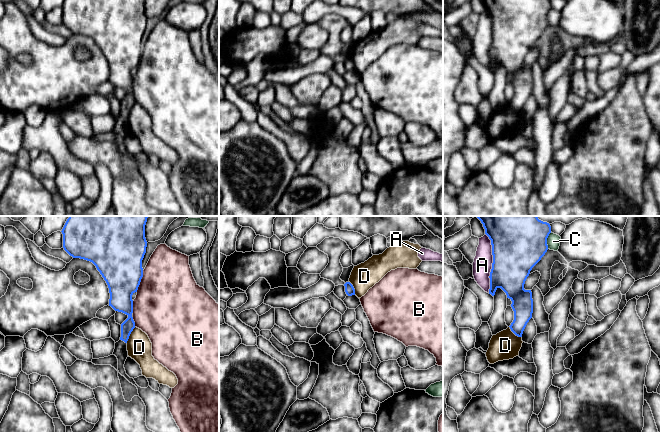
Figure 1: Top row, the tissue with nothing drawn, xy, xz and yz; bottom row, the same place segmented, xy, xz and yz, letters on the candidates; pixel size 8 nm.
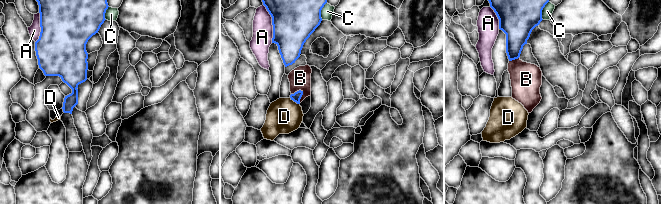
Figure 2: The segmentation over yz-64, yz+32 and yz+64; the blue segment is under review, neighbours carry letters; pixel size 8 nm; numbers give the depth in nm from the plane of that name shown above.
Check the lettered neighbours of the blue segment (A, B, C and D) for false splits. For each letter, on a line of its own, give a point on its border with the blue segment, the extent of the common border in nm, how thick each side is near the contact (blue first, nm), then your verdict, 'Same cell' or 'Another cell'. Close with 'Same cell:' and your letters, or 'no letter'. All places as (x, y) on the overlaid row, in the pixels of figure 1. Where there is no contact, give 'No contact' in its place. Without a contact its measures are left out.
A: Touches blue at yz (492, 263). Shared border 480 nm. Thickness 420 nm (blue) against 160 nm. Another cell
B: Touches blue at xy (140, 281). Shared border 190 nm. Thickness 360 nm (blue) against 480 nm. Another cell
C: Touches blue at yz (546, 240). Shared border 140 nm. Thickness 440 nm (blue) against 110 nm. Another cell
D: Touches blue at xy (129, 335). Shared border 150 nm. Thickness 130 nm (blue) against 200 nm. Another cell
Same cell: no letter

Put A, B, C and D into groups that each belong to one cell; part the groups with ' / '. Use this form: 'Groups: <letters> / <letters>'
Groups: A / B / C / D

